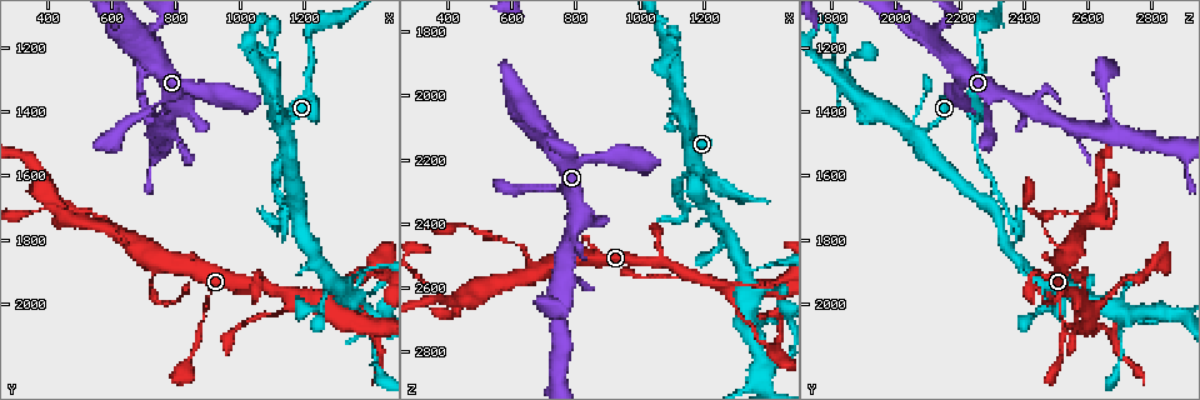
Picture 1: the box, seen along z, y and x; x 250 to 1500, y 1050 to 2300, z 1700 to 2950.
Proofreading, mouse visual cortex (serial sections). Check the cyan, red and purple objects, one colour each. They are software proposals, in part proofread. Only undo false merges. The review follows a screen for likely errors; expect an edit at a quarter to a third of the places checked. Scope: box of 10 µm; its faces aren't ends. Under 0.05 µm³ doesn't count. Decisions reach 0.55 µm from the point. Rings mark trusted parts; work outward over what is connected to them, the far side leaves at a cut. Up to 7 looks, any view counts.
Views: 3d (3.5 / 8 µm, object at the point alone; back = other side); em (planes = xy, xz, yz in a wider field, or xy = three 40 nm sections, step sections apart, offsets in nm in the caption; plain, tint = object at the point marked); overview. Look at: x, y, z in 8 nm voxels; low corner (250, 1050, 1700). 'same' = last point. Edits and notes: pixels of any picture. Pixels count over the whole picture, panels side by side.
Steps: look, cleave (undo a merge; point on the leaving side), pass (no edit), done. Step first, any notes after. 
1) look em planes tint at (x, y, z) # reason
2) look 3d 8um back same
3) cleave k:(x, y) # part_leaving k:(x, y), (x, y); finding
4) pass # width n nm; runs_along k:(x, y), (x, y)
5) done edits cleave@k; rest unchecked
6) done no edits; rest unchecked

look 3d 3.5um back at (680, 1820, 2550) # three-way junction

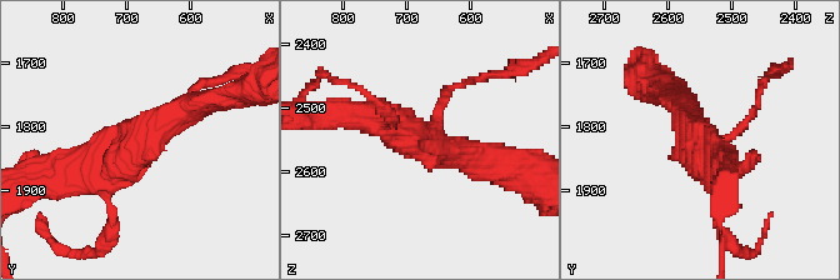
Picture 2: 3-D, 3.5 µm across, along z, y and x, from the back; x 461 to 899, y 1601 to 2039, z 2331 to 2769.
look em planes tint at (675, 1825, 2555) # arms 3; arm_widths 100, 350, 400 nm

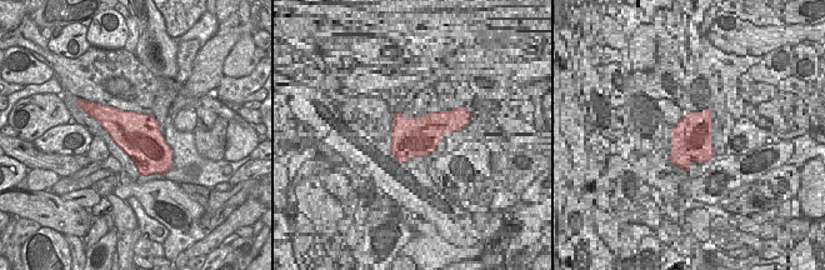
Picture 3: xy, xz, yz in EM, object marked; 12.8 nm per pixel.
pass # runs_along 2:(71, 171), (118, 163), (209, 101); one cell here

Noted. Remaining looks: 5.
look 3d 8um at (1290, 2020, 2600) # small branch off a trunk

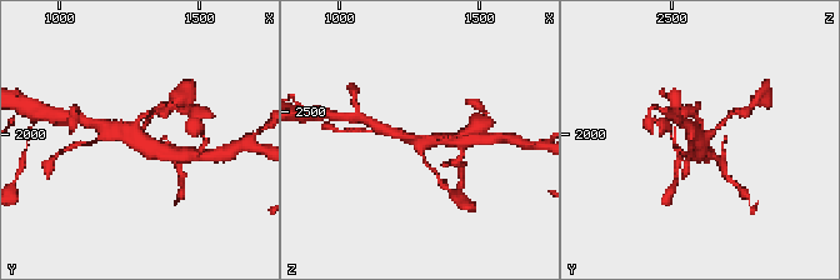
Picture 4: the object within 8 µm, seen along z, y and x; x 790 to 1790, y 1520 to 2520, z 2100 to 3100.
look 3d 3.5um same

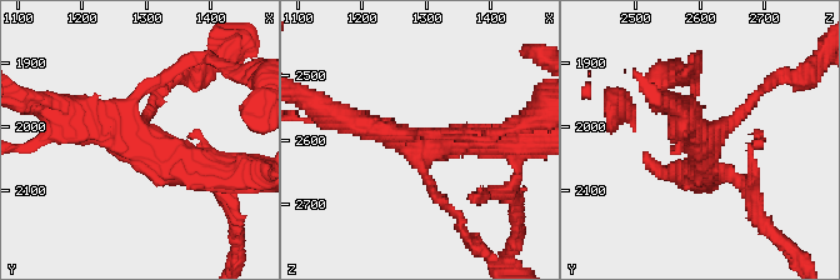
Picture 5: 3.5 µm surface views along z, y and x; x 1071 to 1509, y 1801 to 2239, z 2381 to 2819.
look em xy step 3 tint at (1285, 2020, 2610) # now the EM

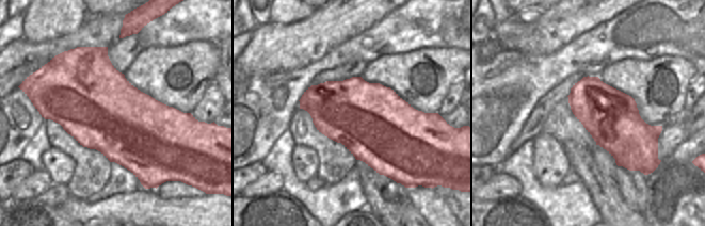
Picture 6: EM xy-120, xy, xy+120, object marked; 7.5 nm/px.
pass # runs_along 5:(68, 111), (209, 174); all the same cell

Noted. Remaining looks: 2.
look 3d 3.5um at (420, 1700, 2630) # arms part here

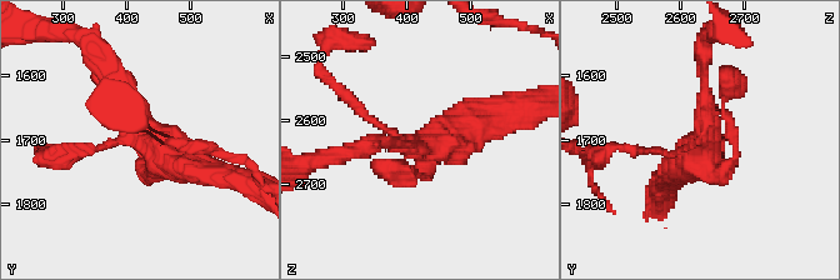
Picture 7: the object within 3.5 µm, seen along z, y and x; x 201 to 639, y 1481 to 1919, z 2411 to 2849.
look em planes tint at (425, 1700, 2640) # now the EM

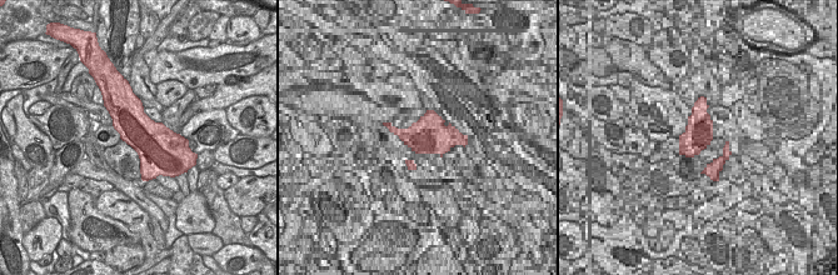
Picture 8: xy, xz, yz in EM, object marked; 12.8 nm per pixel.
pass # runs_along 7:(209, 175), (144, 136), (98, 64); all the same cell

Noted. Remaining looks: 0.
done no edits; rest unchecked

